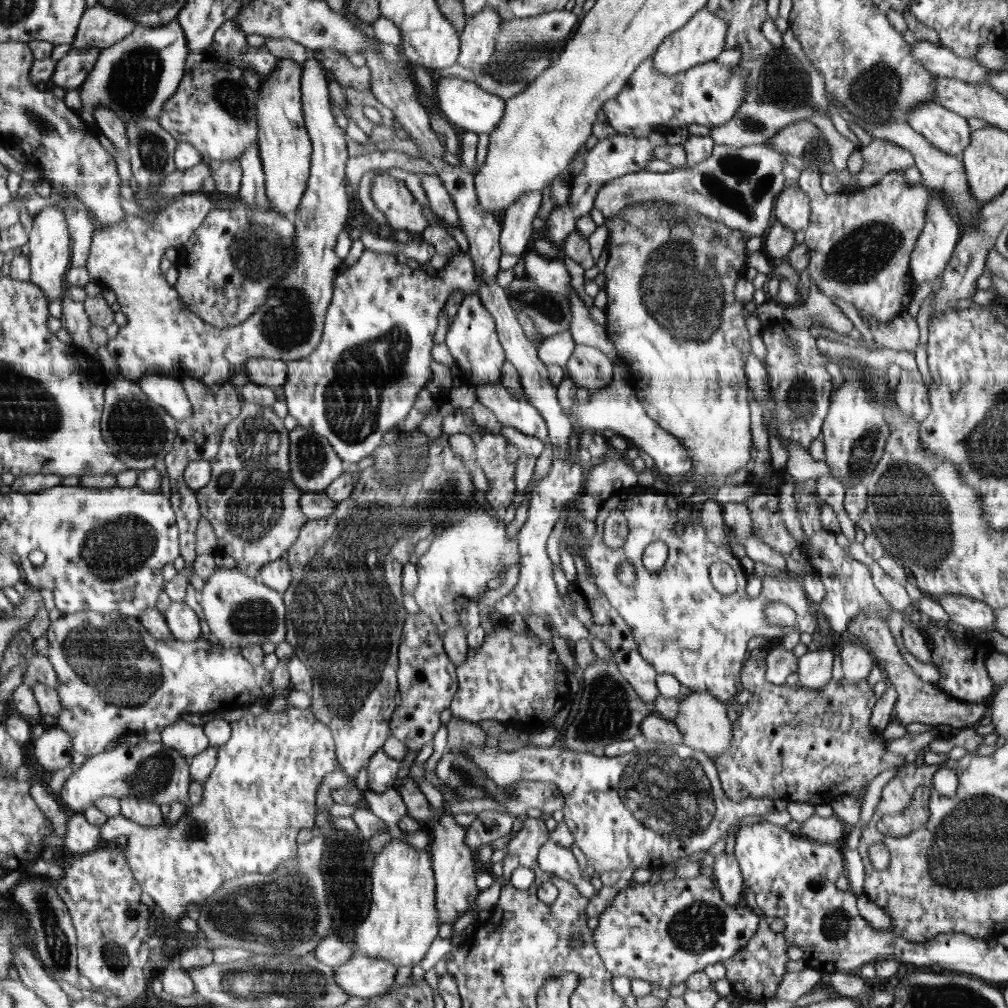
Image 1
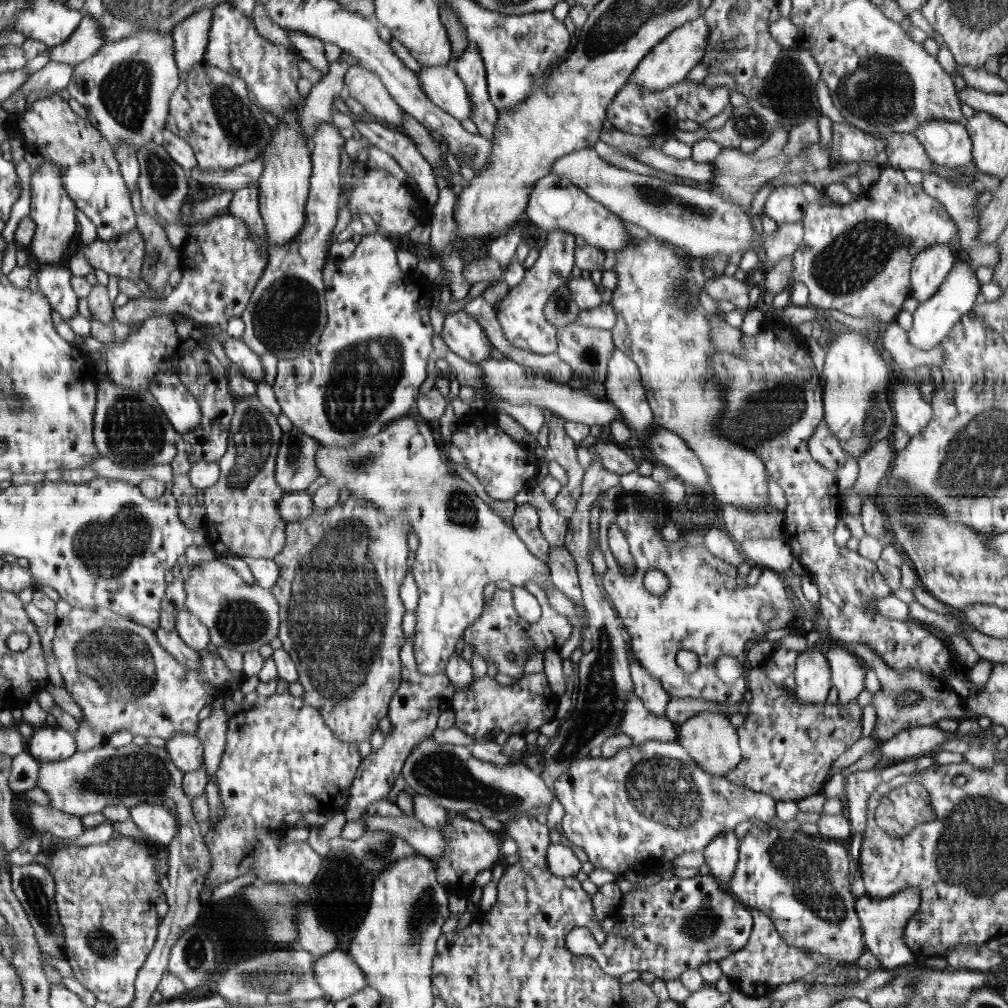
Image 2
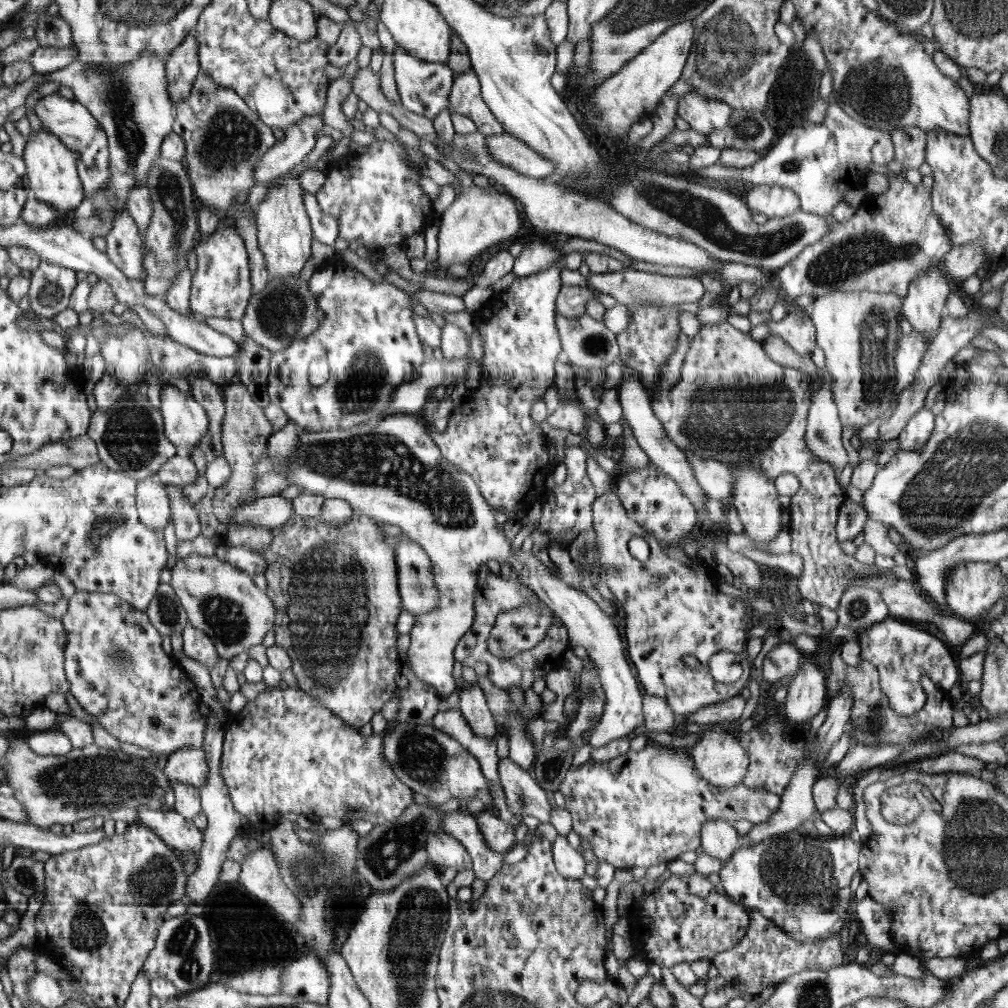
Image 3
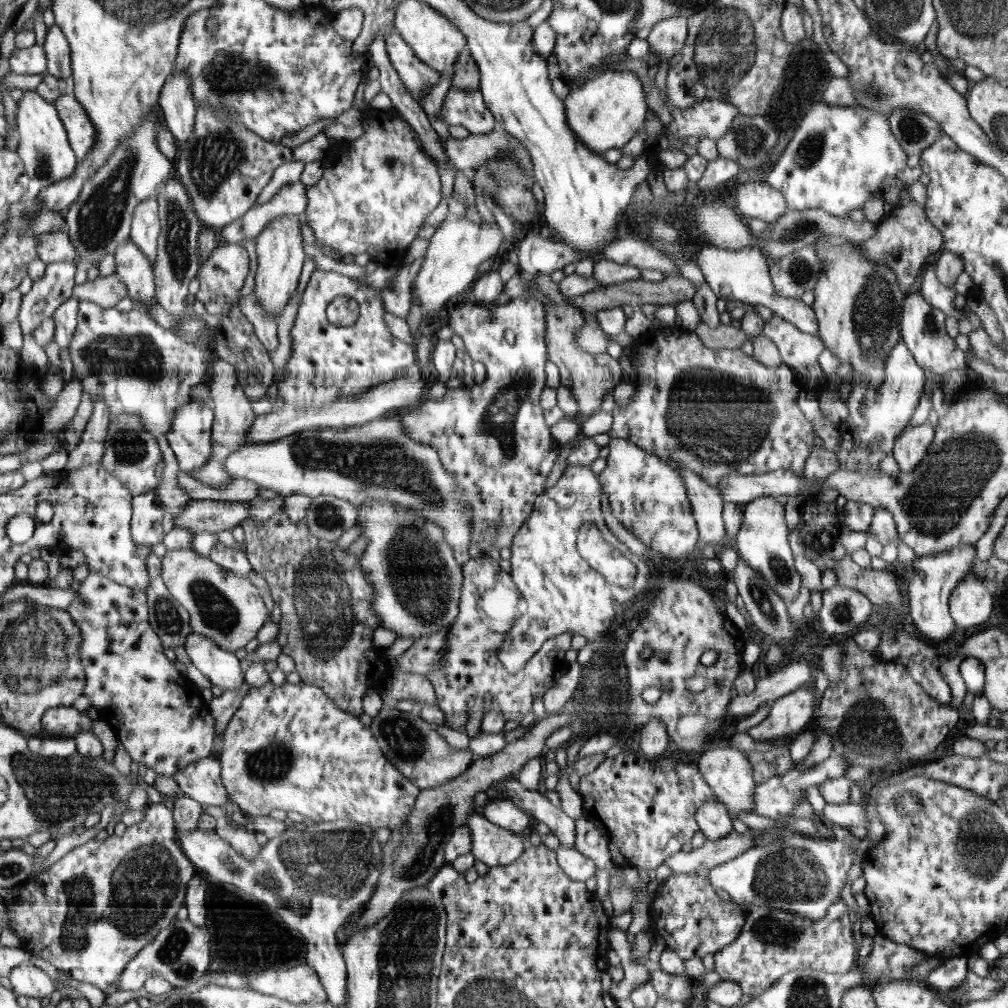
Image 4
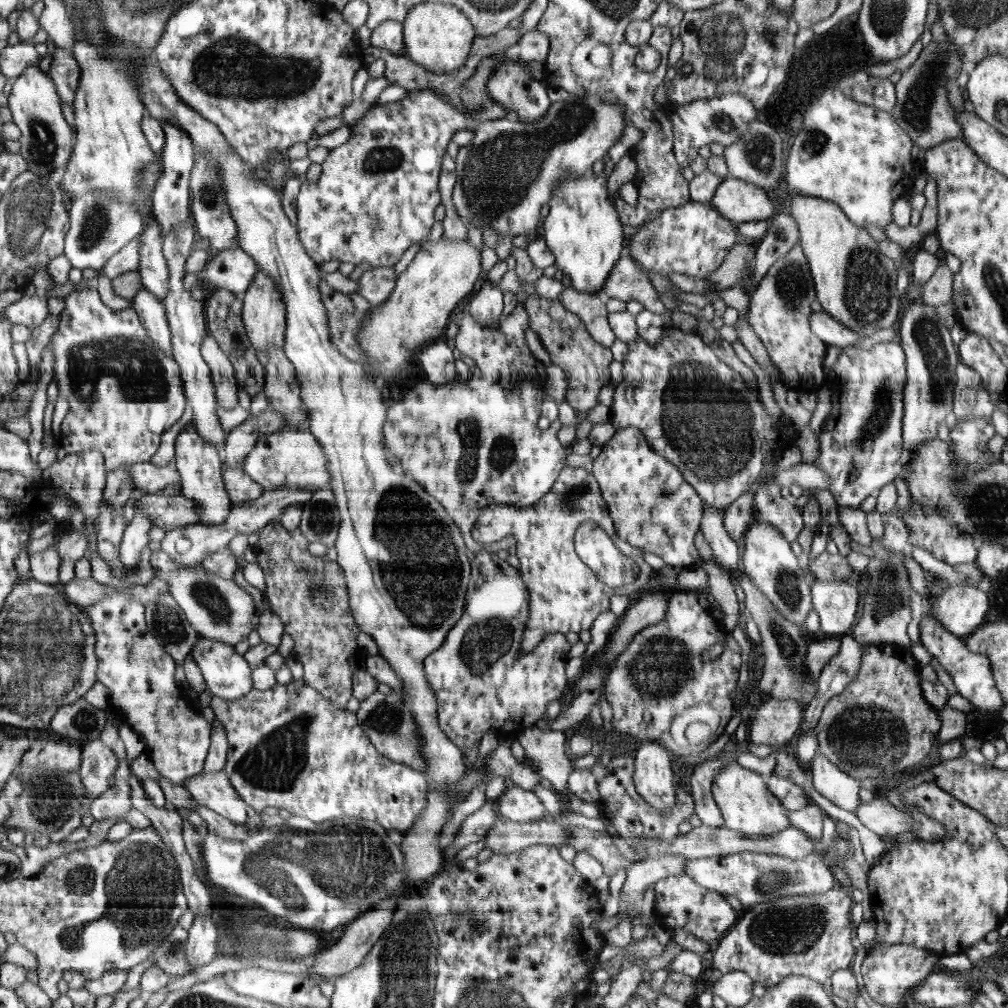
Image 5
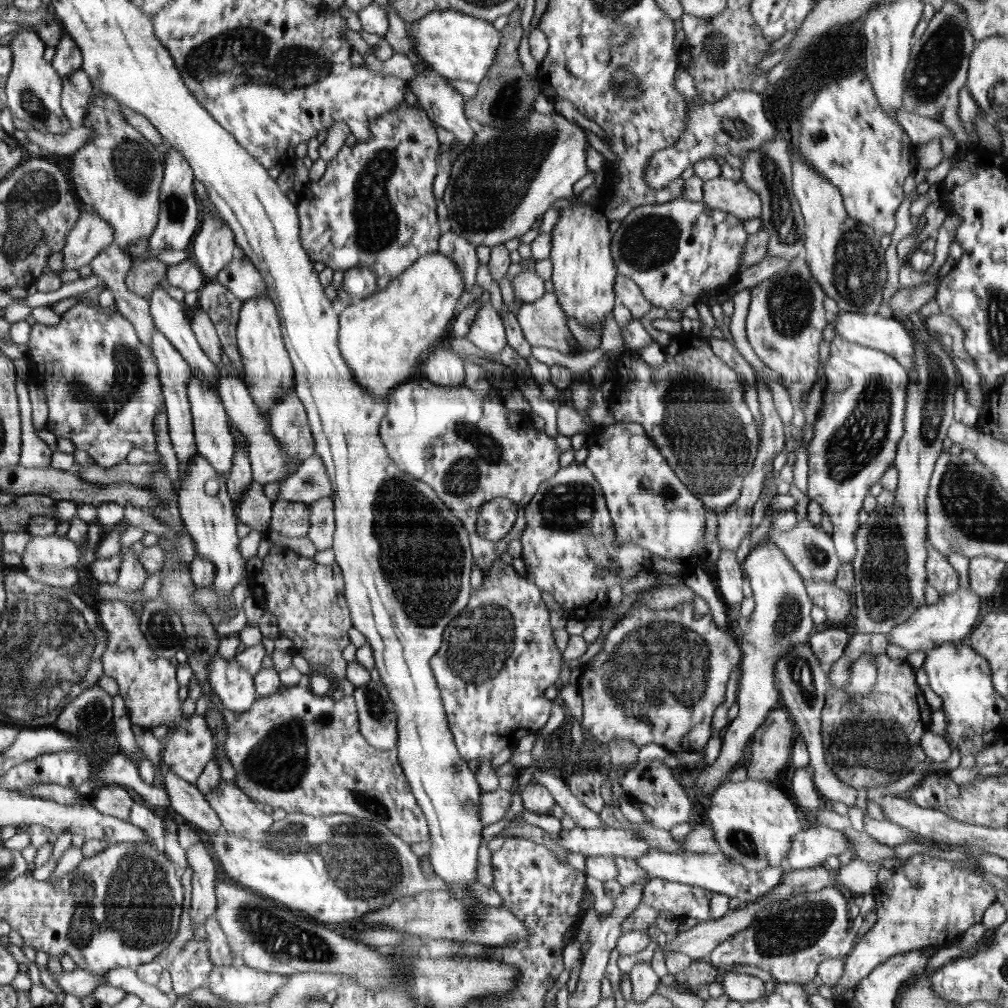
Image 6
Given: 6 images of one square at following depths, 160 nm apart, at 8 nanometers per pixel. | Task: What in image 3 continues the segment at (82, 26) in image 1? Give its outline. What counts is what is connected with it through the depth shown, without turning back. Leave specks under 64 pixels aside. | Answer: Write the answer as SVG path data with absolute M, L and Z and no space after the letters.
M76 44L64 49L39 46L29 60L36 74L44 74L64 69L78 57L79 48L76 47Z

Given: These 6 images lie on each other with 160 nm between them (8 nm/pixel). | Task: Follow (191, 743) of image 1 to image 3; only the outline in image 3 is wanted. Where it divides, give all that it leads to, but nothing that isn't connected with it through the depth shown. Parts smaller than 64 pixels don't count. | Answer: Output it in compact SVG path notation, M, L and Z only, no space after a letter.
M185 746L167 758L166 773L173 783L190 785L198 790L210 780L211 767L200 748Z

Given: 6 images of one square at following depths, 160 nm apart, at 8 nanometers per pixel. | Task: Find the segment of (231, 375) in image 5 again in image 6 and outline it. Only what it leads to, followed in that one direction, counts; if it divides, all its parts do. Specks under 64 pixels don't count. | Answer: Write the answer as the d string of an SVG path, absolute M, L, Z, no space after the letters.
M196 306L194 318L191 320L191 329L195 334L198 344L205 350L208 358L212 359L212 362L217 368L217 382L219 380L219 362L221 350L221 342L217 335L217 330L214 324L208 317L206 312L203 312Z

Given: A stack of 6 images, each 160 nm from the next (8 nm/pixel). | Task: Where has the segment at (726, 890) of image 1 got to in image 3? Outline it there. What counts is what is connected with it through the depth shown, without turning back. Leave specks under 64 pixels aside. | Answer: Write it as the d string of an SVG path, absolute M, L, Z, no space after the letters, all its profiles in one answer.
M710 819L702 828L701 847L704 853L720 859L723 864L738 848L738 833L727 820Z

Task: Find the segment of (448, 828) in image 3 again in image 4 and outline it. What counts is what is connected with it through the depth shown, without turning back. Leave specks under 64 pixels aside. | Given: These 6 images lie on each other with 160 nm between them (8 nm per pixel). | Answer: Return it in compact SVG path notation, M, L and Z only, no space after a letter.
M472 812L465 824L472 833L471 852L476 860L490 867L512 864L529 845L530 833L515 833L493 822L484 815Z

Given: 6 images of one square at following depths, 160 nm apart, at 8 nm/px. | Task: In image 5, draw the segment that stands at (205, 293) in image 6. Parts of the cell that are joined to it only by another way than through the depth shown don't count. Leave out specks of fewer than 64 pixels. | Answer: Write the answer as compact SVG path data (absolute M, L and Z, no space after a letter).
M216 289L207 300L204 300L204 316L207 330L212 333L224 354L233 364L237 386L243 388L252 398L258 392L263 391L265 367L264 362L261 362L257 357L255 348L246 336L244 323L242 322L242 308L242 297L224 289Z

